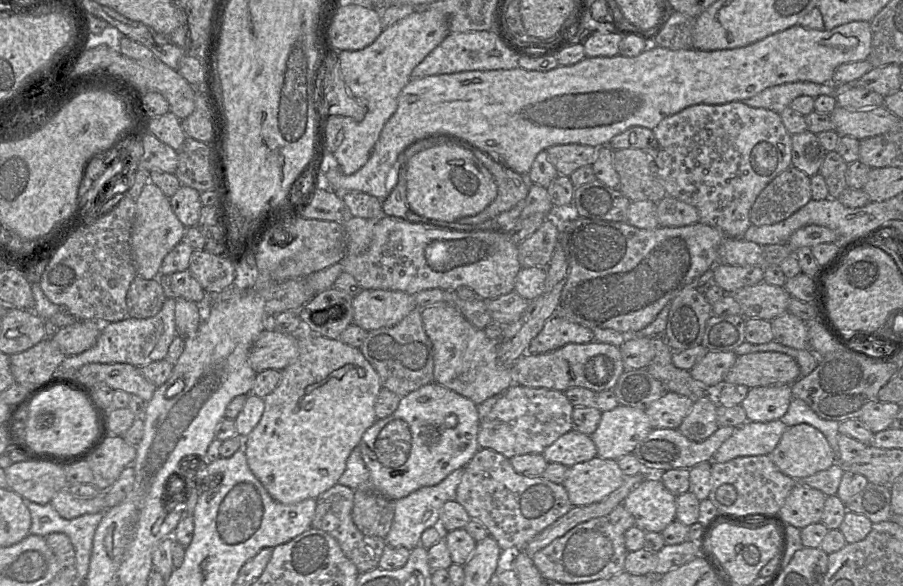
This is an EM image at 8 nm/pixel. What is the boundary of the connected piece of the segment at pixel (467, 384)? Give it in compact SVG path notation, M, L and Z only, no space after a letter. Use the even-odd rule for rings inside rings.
M435 304L421 309L424 329L434 348L434 382L470 399L476 405L504 392L514 383L513 367L502 367L497 360L498 340L488 336L485 329L474 327L454 306Z

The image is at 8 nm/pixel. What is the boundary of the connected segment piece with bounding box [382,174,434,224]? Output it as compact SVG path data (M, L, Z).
M389 174L386 178L387 197L382 201L384 215L399 217L410 222L431 224L434 219L429 219L414 213L407 204L406 182L404 176L395 176L393 181Z

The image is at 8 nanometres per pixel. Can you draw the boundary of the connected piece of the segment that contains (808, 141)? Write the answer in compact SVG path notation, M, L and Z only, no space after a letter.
M805 131L791 135L792 164L809 177L816 175L825 159L827 151L821 145L817 134Z

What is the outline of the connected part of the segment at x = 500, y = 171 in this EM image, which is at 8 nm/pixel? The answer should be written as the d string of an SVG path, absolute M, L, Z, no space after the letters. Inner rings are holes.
M498 161L498 164L489 171L497 185L496 198L480 213L461 218L456 222L460 224L480 224L512 209L526 198L529 187L526 186L520 174L512 171L501 161Z

